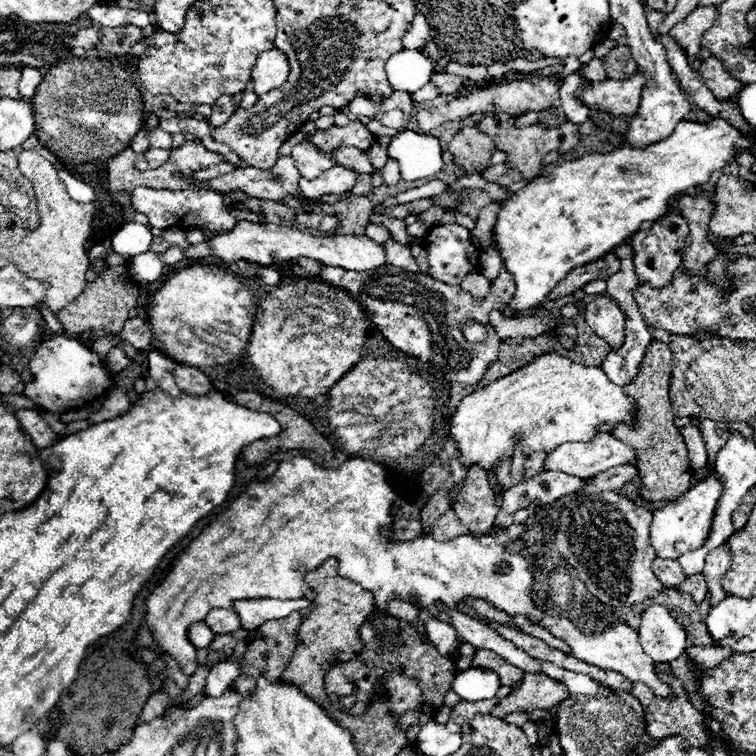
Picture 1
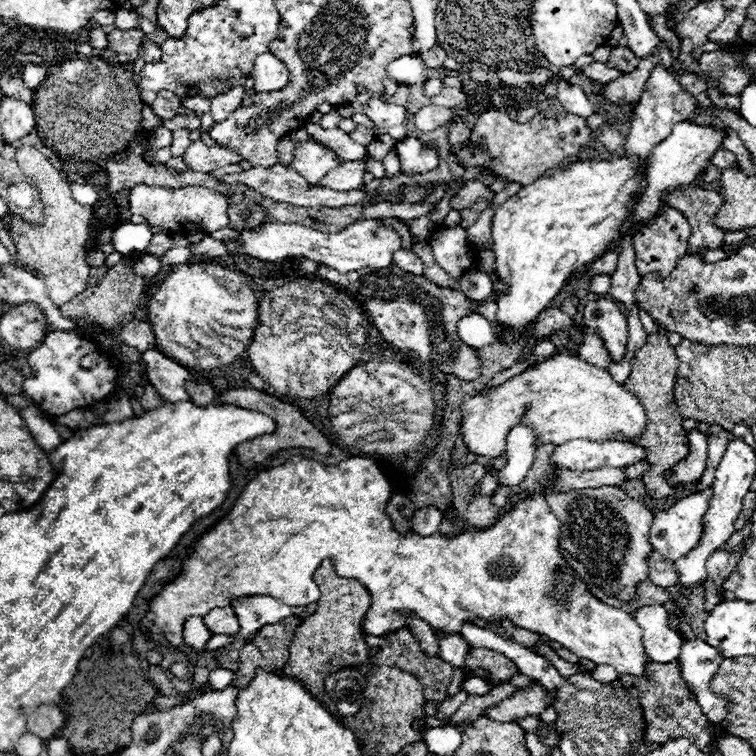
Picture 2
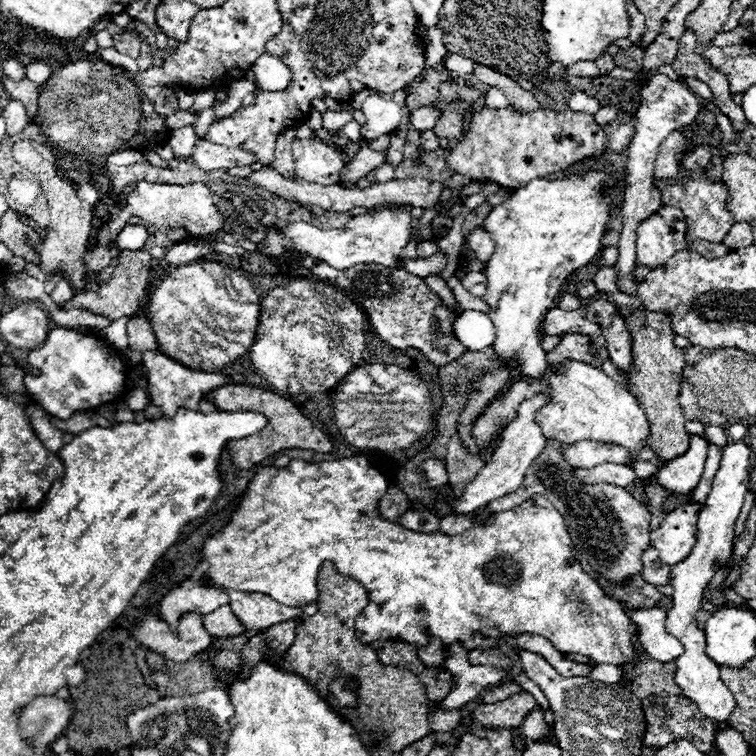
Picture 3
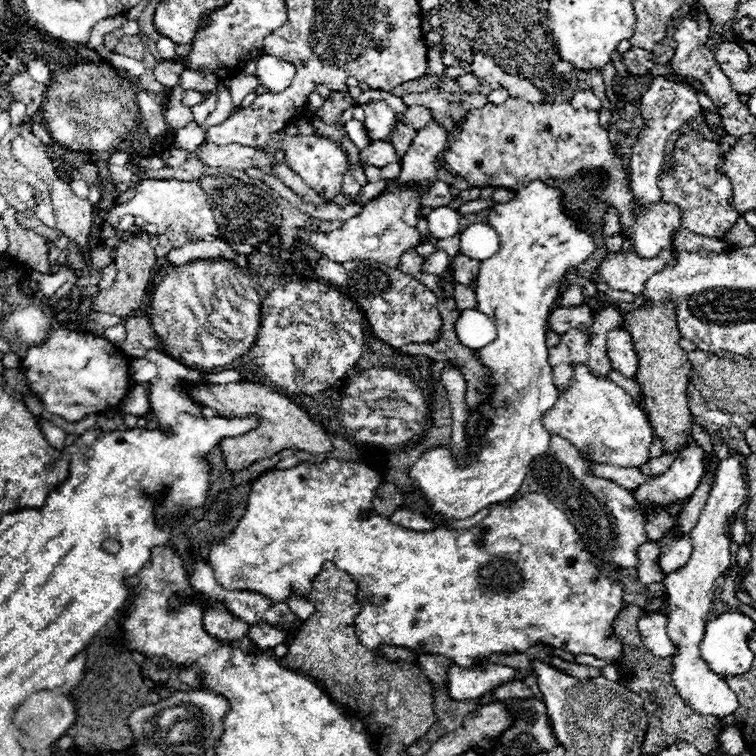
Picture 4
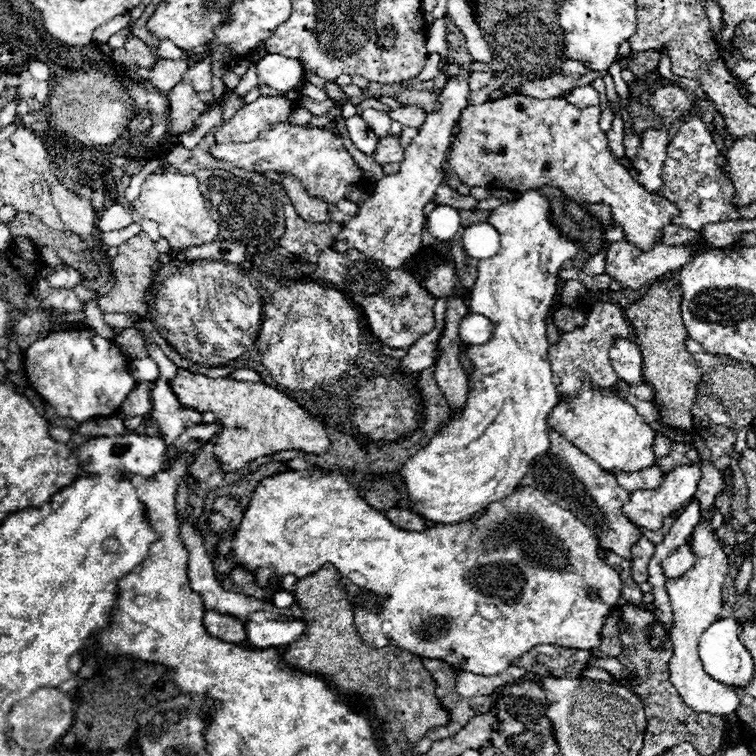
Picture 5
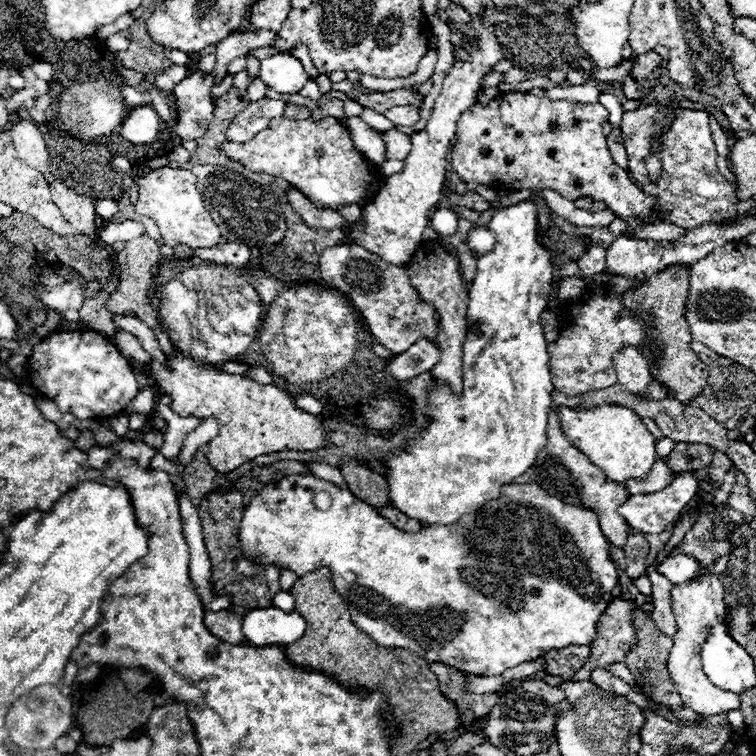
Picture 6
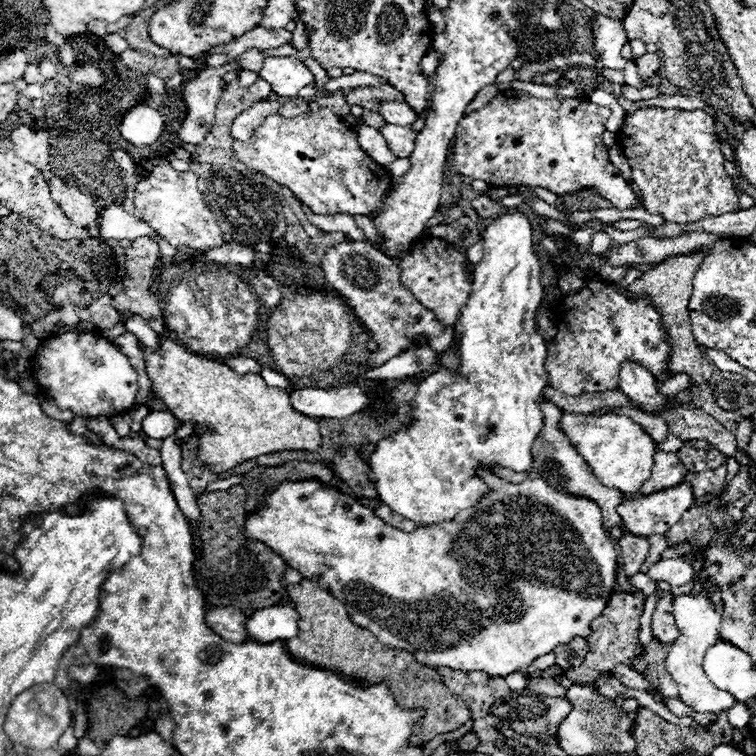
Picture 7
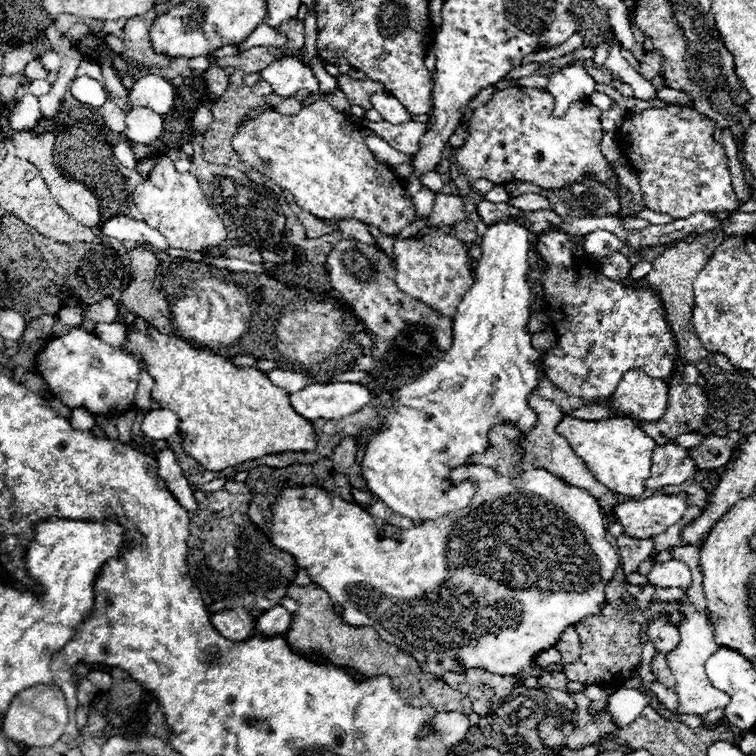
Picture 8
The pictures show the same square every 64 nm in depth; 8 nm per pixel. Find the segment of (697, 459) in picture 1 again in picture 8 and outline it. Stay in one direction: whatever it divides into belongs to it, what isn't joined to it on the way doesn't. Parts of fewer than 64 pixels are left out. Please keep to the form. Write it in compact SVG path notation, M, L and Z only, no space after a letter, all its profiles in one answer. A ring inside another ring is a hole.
M684 492L678 494L652 494L644 500L628 500L614 508L616 522L624 526L624 534L632 538L654 538L660 532L666 532L672 524L676 524L688 508L688 496Z

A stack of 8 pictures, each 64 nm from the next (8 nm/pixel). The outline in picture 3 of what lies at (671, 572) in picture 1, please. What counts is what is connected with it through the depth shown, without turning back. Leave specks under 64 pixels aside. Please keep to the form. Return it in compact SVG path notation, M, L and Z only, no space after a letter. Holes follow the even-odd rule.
M648 548L648 552L644 552L642 564L644 564L642 578L648 584L652 584L652 586L666 586L670 582L670 568L660 562L660 556L658 556L656 548Z

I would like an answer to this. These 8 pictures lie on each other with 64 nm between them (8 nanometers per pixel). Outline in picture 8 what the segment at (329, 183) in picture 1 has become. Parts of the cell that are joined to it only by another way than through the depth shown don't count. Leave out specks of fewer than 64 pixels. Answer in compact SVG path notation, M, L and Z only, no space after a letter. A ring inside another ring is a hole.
M362 122L366 128L374 130L380 138L384 138L394 150L406 154L406 156L414 156L414 152L418 150L420 144L420 136L426 130L426 124L418 124L418 122L408 122L408 124L388 124L388 122Z

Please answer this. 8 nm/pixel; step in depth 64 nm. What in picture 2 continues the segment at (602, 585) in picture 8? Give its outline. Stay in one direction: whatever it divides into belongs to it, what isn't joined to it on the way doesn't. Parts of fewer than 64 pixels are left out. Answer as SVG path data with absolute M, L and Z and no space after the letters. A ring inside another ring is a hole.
M292 456L282 466L260 472L244 488L232 510L200 538L200 544L194 544L192 554L182 562L182 572L150 600L150 612L154 612L152 624L164 632L166 640L178 652L190 658L192 648L184 644L182 636L184 622L190 616L206 616L212 608L230 606L232 598L258 594L272 596L284 604L312 604L318 600L318 586L312 582L312 574L322 560L330 558L336 564L338 576L358 580L372 594L372 606L362 622L366 634L382 636L406 626L406 620L398 616L396 610L414 612L432 628L444 628L444 632L460 632L464 620L486 626L486 622L496 622L500 616L506 616L514 626L546 634L578 658L592 660L596 666L612 666L620 676L644 676L644 668L650 660L642 648L642 630L630 614L600 602L580 582L572 588L566 606L552 598L550 586L556 580L556 570L562 566L558 546L560 520L550 510L546 498L532 496L494 526L486 530L466 530L446 540L438 538L438 534L424 538L418 534L400 536L386 514L390 496L392 486L372 458L356 456L338 466L324 466L302 456Z

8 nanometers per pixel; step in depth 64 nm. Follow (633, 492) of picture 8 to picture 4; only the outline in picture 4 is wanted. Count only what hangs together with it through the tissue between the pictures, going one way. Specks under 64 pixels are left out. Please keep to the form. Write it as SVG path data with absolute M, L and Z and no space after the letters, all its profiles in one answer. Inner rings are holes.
M584 364L576 366L568 388L558 390L558 400L544 412L542 424L548 434L556 434L580 450L592 452L596 462L624 468L638 468L648 462L648 448L654 438L652 426L638 402L612 380L592 374Z

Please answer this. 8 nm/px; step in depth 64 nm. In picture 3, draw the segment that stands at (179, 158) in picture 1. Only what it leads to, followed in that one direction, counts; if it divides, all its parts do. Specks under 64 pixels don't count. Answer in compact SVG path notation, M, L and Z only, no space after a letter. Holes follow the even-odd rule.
M198 140L192 150L192 160L200 170L222 170L232 166L248 166L254 164L254 156L240 148L226 148L220 144L212 144L208 140Z

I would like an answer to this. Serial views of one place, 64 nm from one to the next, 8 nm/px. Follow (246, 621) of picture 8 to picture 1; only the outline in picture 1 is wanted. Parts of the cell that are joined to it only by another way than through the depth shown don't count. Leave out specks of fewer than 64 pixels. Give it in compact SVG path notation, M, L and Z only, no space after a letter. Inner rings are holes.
M214 608L212 612L208 612L204 622L214 634L230 634L240 628L240 618L236 616L236 612L224 608Z

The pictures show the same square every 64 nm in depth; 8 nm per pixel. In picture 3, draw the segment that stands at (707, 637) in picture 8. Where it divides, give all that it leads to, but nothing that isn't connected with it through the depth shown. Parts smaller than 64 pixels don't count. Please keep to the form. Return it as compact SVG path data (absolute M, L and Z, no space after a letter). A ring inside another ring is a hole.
M734 442L724 448L724 456L722 456L720 468L714 476L712 490L710 490L710 494L706 498L706 506L698 518L696 548L692 548L692 552L680 564L676 564L672 568L672 580L670 580L670 586L674 588L674 592L672 592L672 608L668 610L668 618L666 618L666 628L684 646L684 652L676 658L676 664L678 664L676 682L680 684L680 688L684 688L684 694L696 702L696 706L700 708L700 714L704 714L716 722L728 720L736 700L732 698L728 688L724 688L724 684L720 682L718 664L706 654L704 632L698 630L698 626L694 622L694 614L700 608L702 590L708 586L710 578L714 576L714 566L724 564L732 554L734 522L740 514L746 492L750 492L748 490L750 472L752 472L750 454L752 454L752 450L742 442Z

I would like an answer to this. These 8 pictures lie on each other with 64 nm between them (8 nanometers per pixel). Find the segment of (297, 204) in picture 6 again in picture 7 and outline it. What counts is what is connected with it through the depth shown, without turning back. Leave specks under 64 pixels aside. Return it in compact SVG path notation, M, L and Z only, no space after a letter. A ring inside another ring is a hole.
M300 202L300 206L306 212L306 218L314 226L318 226L320 230L324 230L324 232L344 232L348 238L358 240L358 242L364 242L366 240L366 236L356 226L356 222L352 220L352 216L348 216L348 214L316 214L308 206L304 206L302 202Z

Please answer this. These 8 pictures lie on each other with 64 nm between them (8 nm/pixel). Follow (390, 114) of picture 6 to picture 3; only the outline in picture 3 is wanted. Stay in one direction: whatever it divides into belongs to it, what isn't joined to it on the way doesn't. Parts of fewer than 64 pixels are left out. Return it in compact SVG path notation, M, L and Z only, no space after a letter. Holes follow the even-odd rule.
M422 106L422 108L418 108L418 110L414 110L412 114L410 114L410 124L416 128L416 130L432 130L434 126L436 126L436 122L438 122L438 116L440 116L442 112L438 110L438 108L434 108L434 106Z

